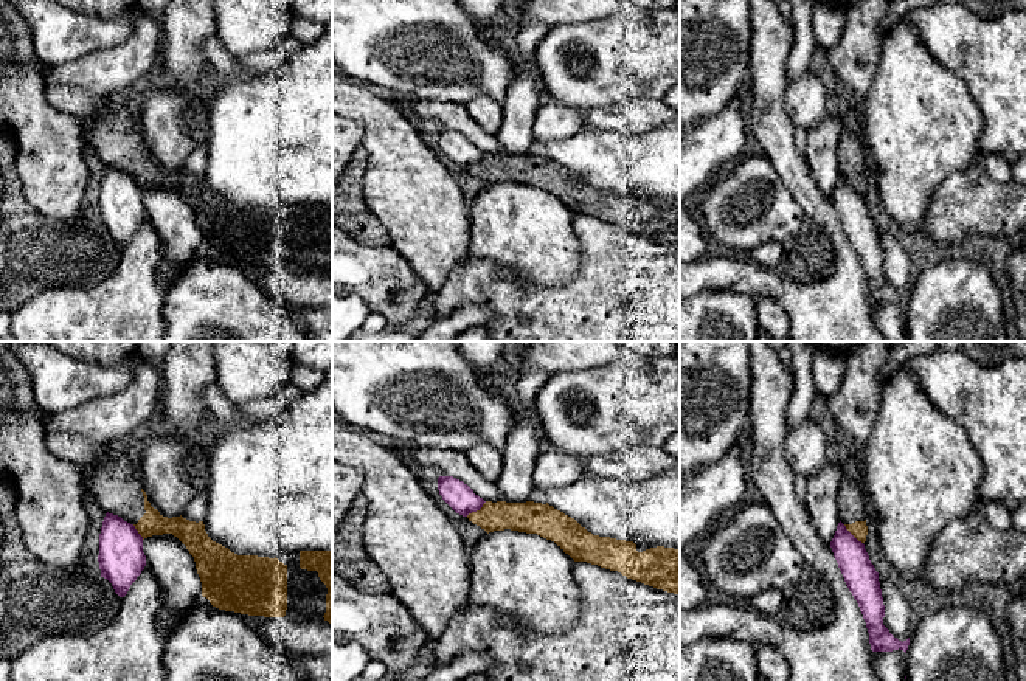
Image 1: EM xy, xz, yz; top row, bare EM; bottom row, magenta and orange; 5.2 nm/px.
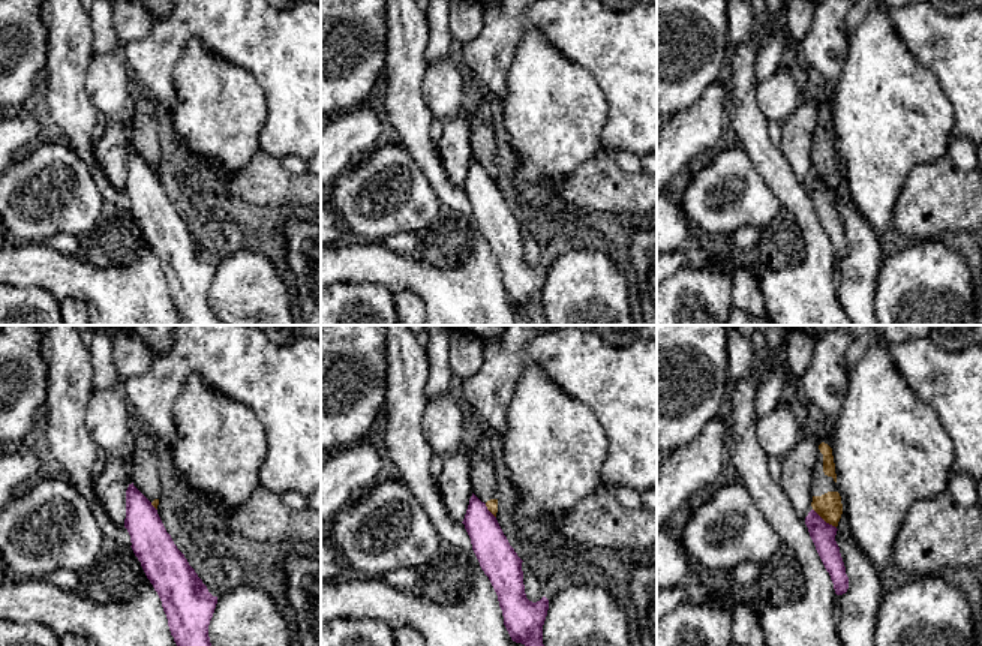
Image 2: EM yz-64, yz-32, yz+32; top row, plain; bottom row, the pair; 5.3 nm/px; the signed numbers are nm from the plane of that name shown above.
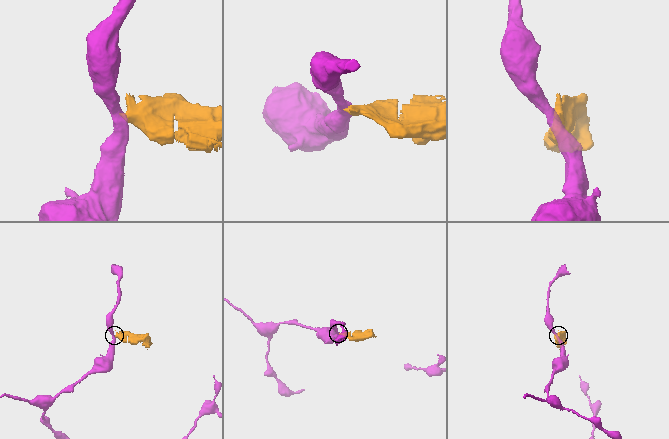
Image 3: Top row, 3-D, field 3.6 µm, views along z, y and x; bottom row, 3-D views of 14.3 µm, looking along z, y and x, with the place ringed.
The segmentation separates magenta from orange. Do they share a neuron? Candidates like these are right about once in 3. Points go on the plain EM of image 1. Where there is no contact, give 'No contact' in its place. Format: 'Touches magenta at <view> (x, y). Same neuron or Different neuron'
Touches magenta at xz (475, 163). Different neuron

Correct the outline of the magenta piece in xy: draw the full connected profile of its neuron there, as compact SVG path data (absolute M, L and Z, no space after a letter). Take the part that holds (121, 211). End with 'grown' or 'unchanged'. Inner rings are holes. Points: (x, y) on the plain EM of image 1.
M106 166L99 186L99 222L115 245L124 250L146 219L143 189L121 169Z; unchanged

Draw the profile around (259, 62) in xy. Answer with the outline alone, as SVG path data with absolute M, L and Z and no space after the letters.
M269 50L245 54L234 59L248 71L250 76L256 76L278 68L282 54L276 50Z

